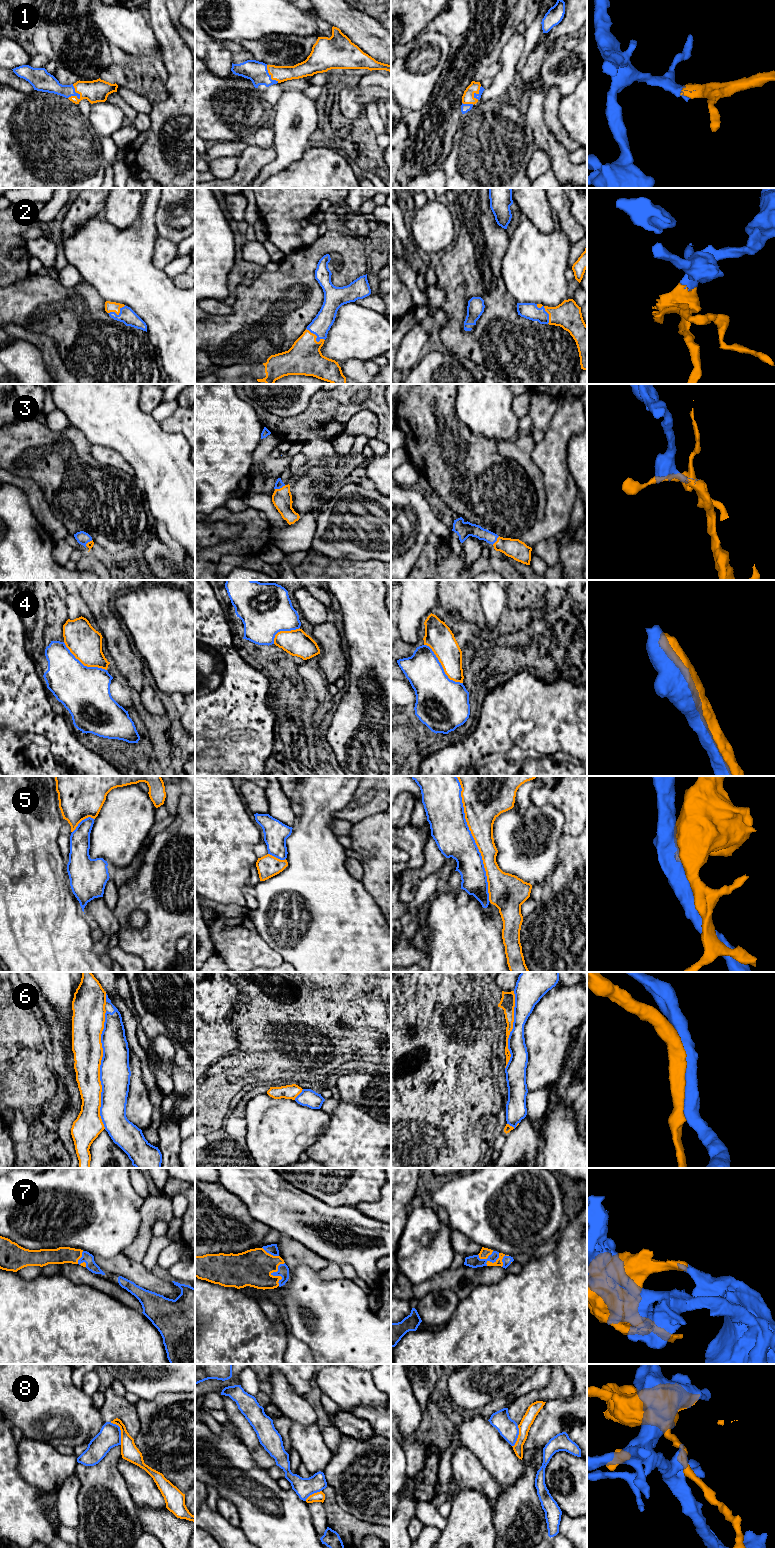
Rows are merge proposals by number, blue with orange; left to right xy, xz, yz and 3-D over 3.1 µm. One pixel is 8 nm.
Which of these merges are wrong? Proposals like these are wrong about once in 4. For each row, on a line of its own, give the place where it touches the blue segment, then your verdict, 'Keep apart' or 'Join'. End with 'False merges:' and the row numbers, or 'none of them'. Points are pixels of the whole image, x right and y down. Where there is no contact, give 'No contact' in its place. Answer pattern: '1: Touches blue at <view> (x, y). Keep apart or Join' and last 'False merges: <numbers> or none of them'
1: Touches blue at xy (75, 92). Join
2: Touches blue at yz (545, 311). Join
3: Touches blue at xz (280, 487). Join
4: Touches blue at yz (442, 667). Keep apart
5: Touches blue at yz (473, 839). Keep apart
6: Touches blue at xy (100, 1070). Keep apart
7: Touches blue at yz (488, 1260). Join
8: Touches blue at xy (120, 1431). Keep apart
False merges: 4, 5, 6, 8

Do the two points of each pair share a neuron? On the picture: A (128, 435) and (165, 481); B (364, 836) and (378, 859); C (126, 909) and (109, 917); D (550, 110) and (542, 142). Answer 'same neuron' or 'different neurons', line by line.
A: same neuron
B: same neuron
C: different neurons
D: different neurons

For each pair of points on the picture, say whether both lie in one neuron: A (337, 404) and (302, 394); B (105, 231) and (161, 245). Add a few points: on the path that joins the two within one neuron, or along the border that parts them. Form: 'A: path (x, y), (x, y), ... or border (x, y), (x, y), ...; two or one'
A: border (314, 394), (308, 405), (297, 415); two
B: border (158, 235), (153, 252), (153, 265), (155, 267); two

